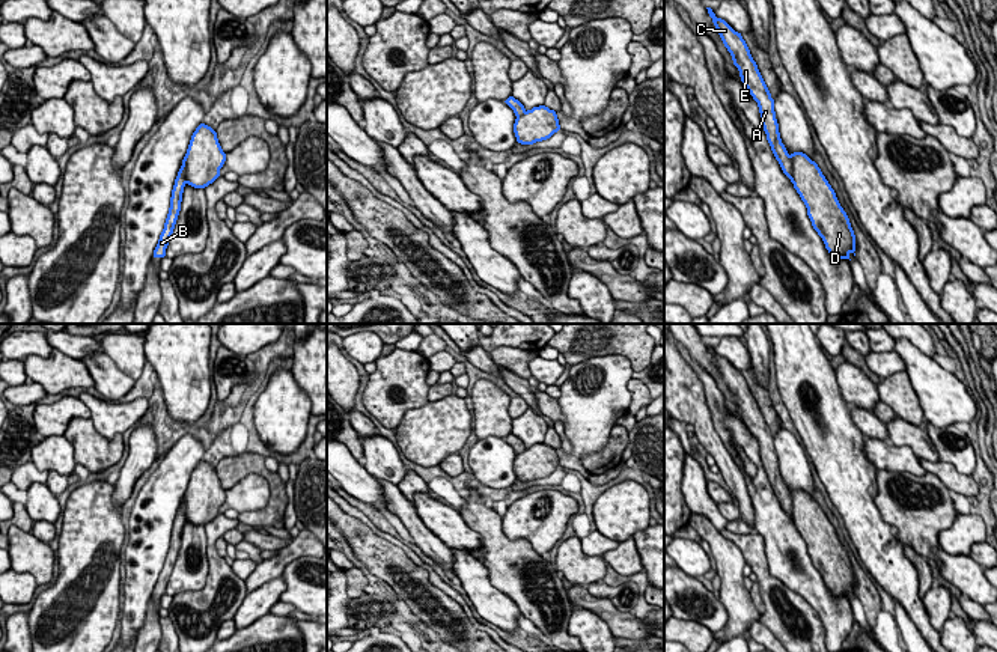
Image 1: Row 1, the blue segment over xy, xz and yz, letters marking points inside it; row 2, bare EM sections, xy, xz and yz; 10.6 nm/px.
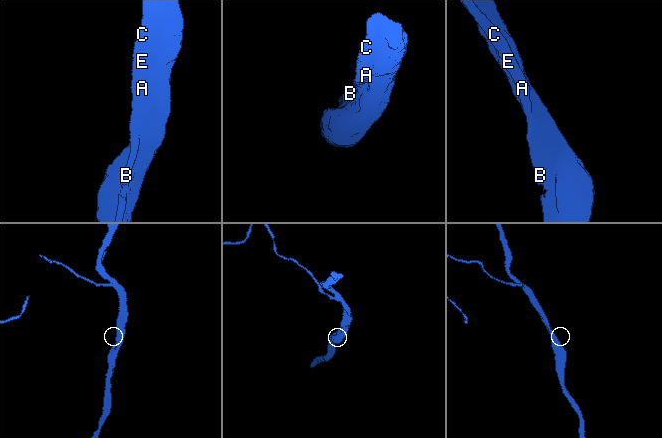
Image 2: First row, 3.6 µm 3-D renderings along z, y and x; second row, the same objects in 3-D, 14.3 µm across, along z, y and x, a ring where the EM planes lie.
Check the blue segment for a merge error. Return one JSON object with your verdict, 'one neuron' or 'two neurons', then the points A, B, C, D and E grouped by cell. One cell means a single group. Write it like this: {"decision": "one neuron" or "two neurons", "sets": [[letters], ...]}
{"decision": "one neuron", "sets": [["A", "B", "C", "D", "E"]]}

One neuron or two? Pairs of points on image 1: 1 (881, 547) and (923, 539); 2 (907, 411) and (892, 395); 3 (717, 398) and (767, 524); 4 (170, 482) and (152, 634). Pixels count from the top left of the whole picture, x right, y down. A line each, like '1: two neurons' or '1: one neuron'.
1: two neurons
2: one neuron
3: one neuron
4: two neurons

